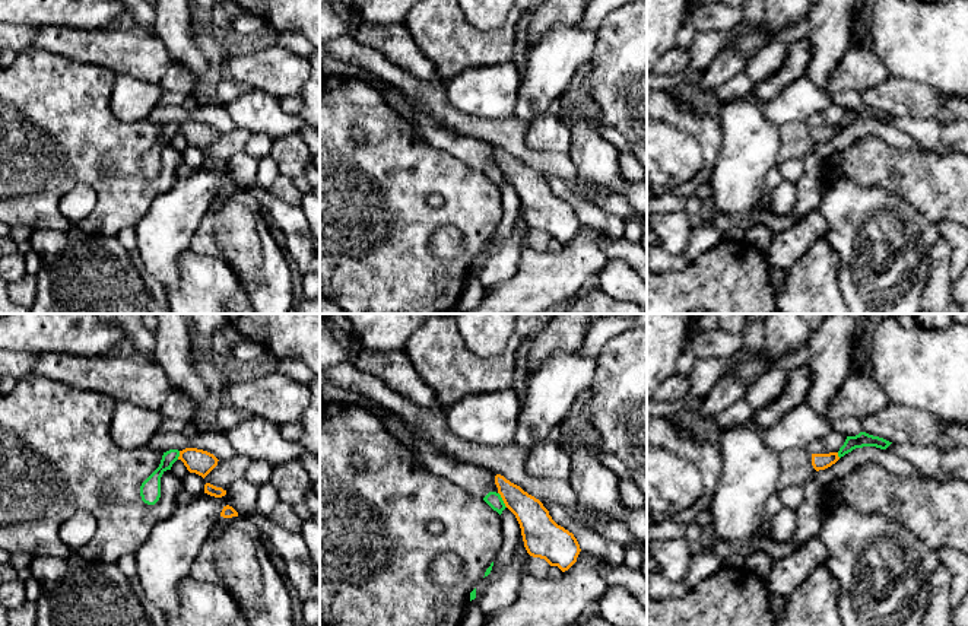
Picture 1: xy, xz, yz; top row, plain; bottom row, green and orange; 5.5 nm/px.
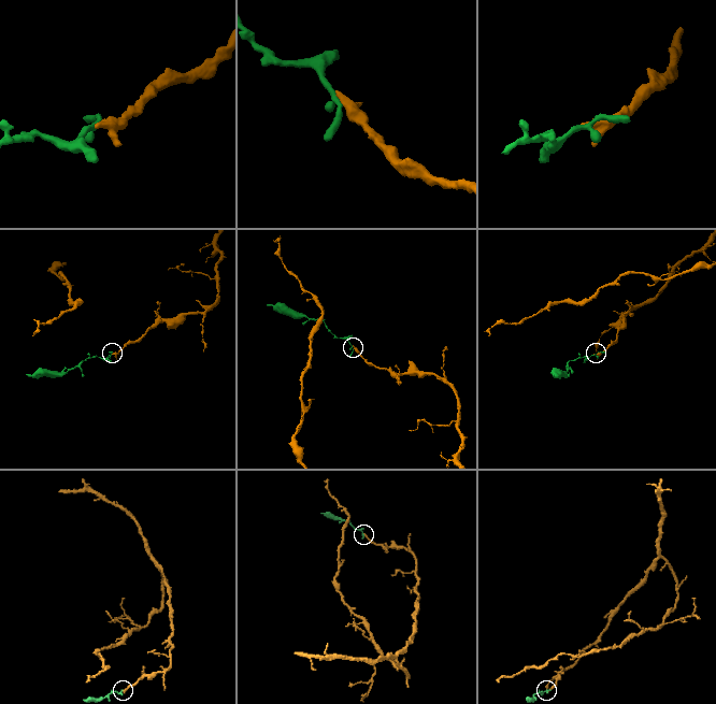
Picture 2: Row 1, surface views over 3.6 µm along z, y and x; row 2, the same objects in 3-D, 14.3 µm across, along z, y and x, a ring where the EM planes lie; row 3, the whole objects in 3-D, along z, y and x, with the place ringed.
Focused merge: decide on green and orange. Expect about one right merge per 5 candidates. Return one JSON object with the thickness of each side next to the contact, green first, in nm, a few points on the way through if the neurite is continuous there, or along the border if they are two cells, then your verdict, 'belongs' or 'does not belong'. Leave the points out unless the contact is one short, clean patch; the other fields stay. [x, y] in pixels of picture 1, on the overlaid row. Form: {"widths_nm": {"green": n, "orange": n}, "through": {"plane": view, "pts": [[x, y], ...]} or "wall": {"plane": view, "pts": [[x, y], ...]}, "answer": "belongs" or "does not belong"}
{"widths_nm": {"green": 90, "orange": 180}, "wall": {"plane": "xz", "pts": [[498, 492], [507, 507]]}, "answer": "does not belong"}

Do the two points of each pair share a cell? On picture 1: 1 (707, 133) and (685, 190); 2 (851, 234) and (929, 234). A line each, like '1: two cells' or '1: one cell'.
1: one cell
2: one cell

